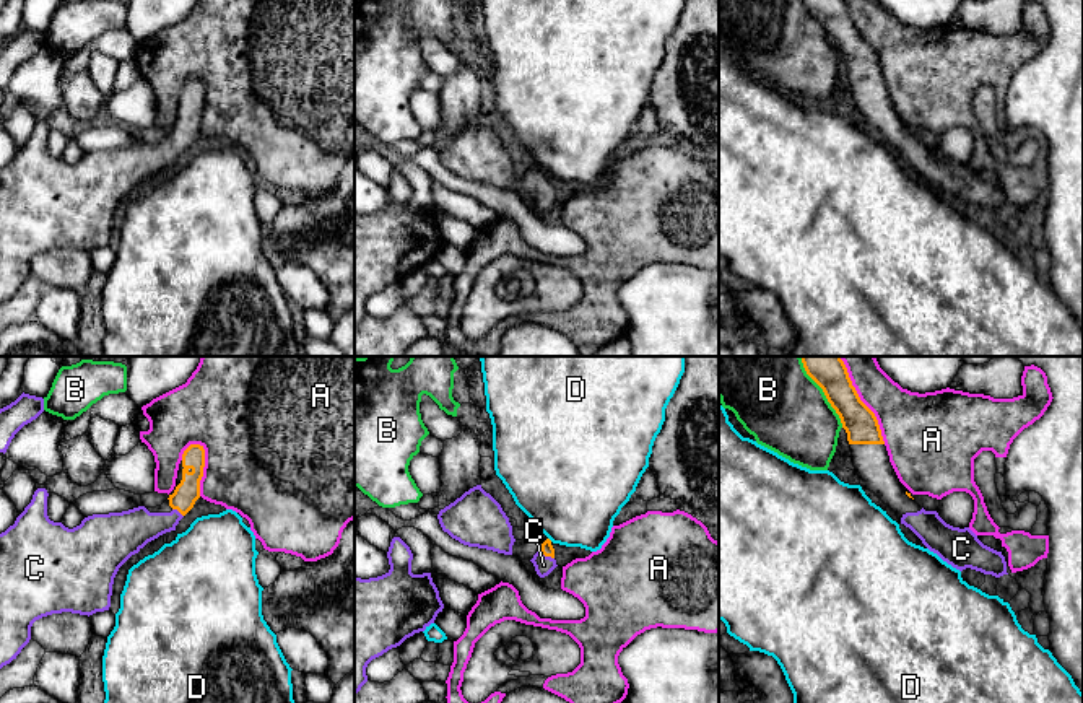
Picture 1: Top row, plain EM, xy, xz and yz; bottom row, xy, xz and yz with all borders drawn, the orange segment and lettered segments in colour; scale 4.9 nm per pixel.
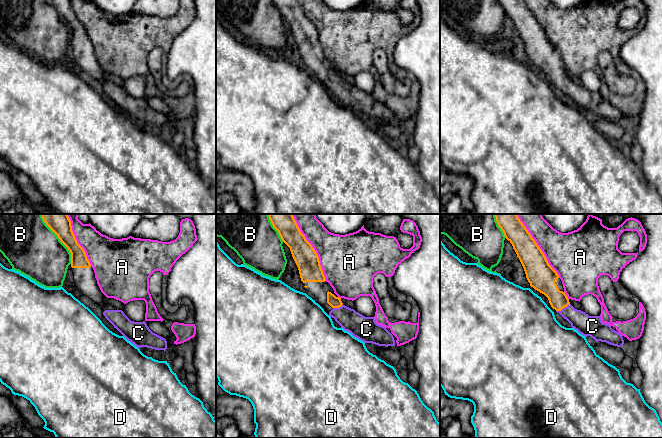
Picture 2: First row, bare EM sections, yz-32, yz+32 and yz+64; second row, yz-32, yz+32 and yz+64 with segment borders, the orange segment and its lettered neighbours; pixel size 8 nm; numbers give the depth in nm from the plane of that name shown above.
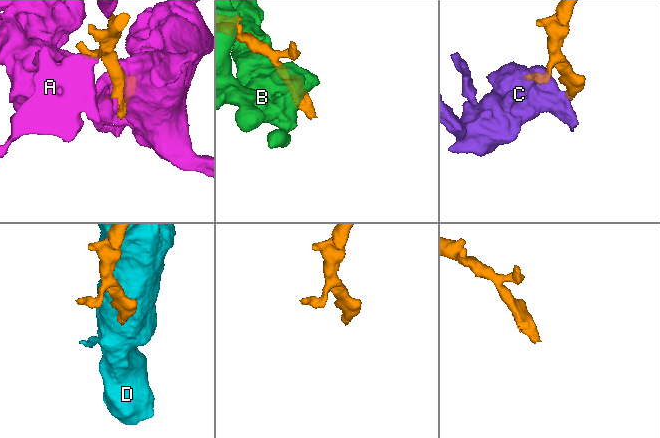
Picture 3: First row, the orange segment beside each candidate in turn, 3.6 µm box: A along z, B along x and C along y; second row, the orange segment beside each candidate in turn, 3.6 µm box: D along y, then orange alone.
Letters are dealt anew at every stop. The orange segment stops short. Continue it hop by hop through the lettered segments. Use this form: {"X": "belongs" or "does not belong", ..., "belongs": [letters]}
{"A": "does not belong", "B": "does not belong", "C": "belongs", "D": "does not belong", "belongs": ["C"]}

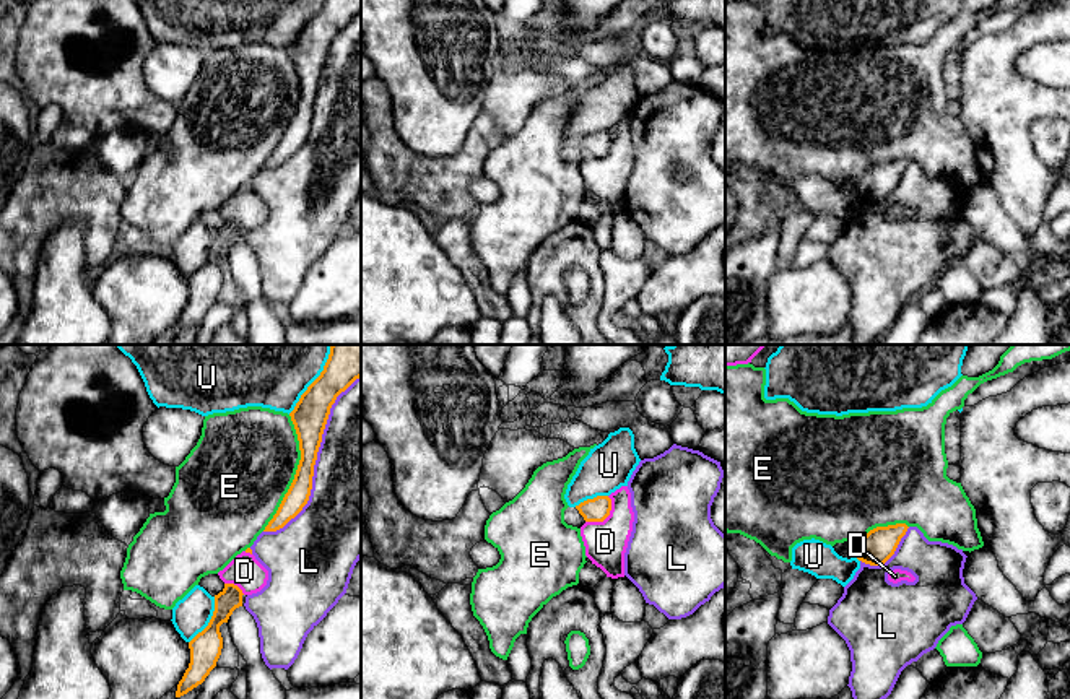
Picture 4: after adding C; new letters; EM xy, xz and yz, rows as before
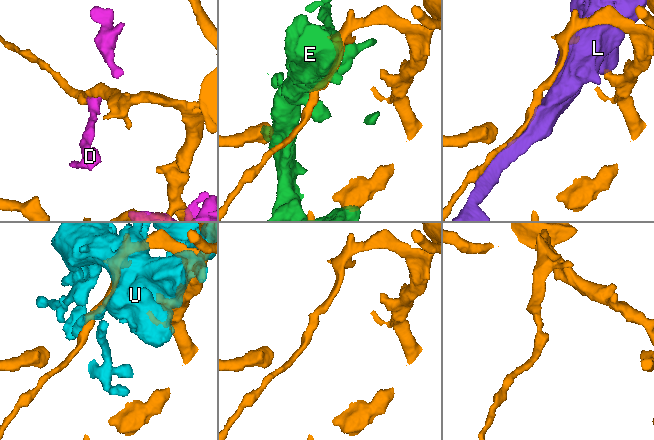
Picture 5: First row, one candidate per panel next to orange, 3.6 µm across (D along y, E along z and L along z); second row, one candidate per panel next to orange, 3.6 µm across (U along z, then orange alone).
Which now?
{"D": "does not belong", "E": "does not belong", "L": "does not belong", "U": "does not belong", "belongs": []}

